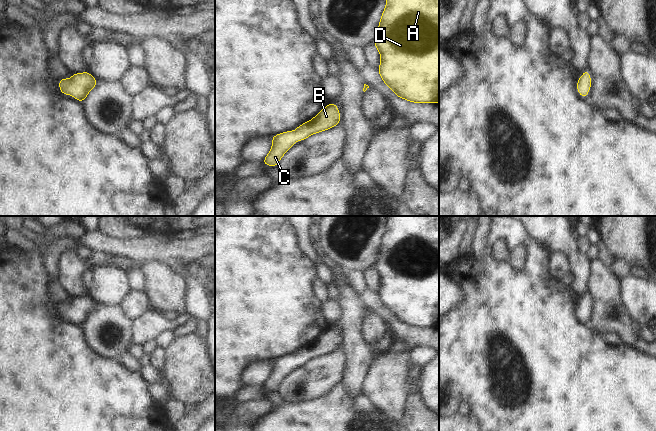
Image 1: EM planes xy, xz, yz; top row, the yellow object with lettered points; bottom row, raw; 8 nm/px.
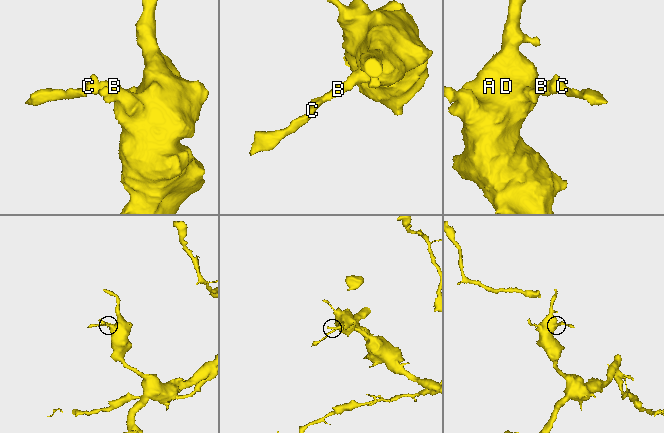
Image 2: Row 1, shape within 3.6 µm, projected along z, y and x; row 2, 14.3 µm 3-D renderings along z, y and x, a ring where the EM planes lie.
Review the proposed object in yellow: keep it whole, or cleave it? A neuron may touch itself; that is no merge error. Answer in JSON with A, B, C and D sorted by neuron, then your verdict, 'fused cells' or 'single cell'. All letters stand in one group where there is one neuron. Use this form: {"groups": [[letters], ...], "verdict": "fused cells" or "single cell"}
{"groups": [["A", "B", "C", "D"]], "verdict": "single cell"}

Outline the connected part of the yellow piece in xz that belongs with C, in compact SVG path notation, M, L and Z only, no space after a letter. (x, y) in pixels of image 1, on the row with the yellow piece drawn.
M329 102L313 119L299 125L294 131L285 131L272 136L272 146L263 163L276 167L285 153L296 141L303 141L309 136L335 127L340 123L341 116L337 105Z

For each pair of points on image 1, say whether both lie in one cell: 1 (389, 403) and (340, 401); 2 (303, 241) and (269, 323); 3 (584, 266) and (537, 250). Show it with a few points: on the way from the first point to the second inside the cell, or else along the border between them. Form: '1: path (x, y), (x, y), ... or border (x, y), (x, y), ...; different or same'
1: border (362, 393), (389, 417); different
2: border (290, 227), (297, 241), (298, 249), (313, 264); different
3: border (532, 238), (551, 257); different

